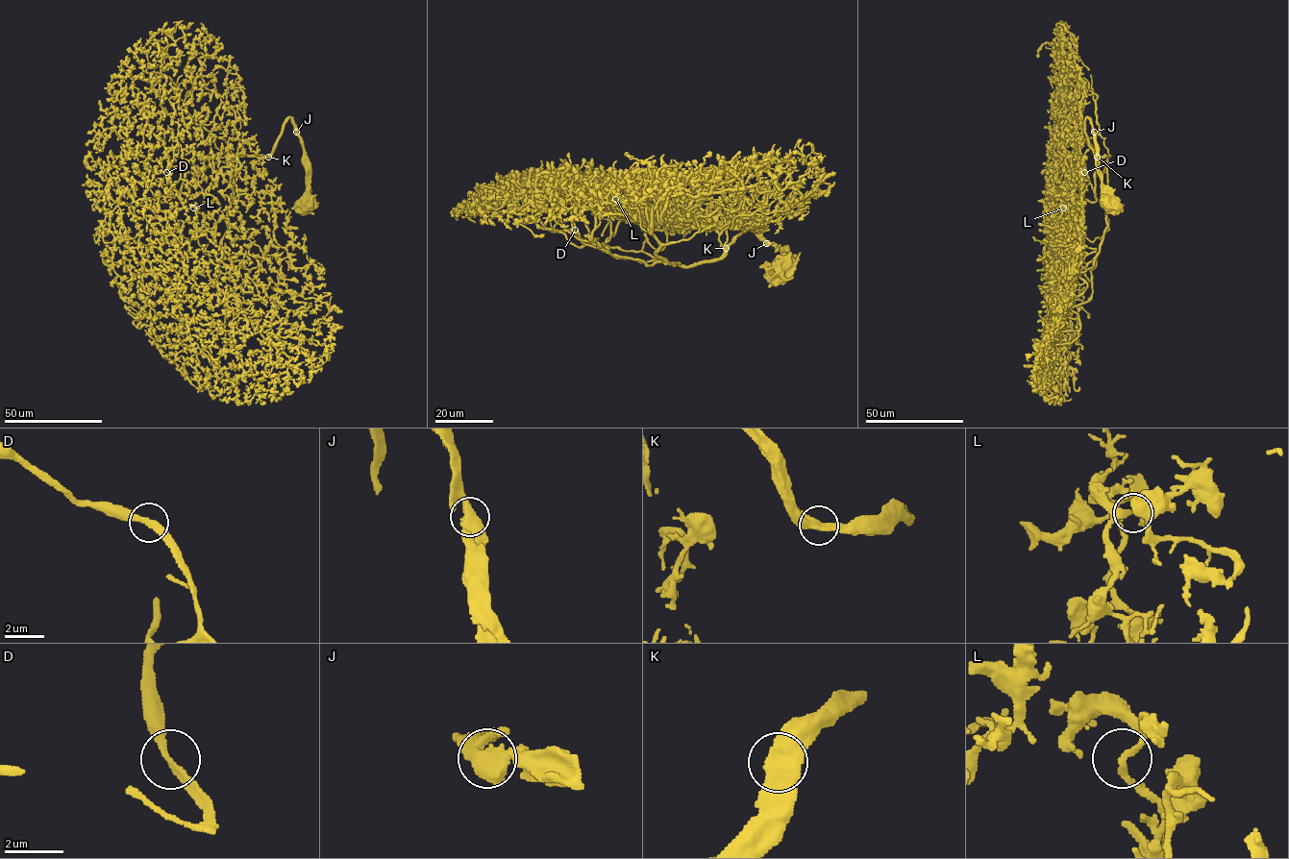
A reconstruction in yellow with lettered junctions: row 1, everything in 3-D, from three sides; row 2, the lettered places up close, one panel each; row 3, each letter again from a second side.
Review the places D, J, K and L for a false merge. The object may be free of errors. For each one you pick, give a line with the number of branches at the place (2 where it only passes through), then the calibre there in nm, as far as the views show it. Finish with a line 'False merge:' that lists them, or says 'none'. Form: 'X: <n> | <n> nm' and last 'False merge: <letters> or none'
False merge: none

